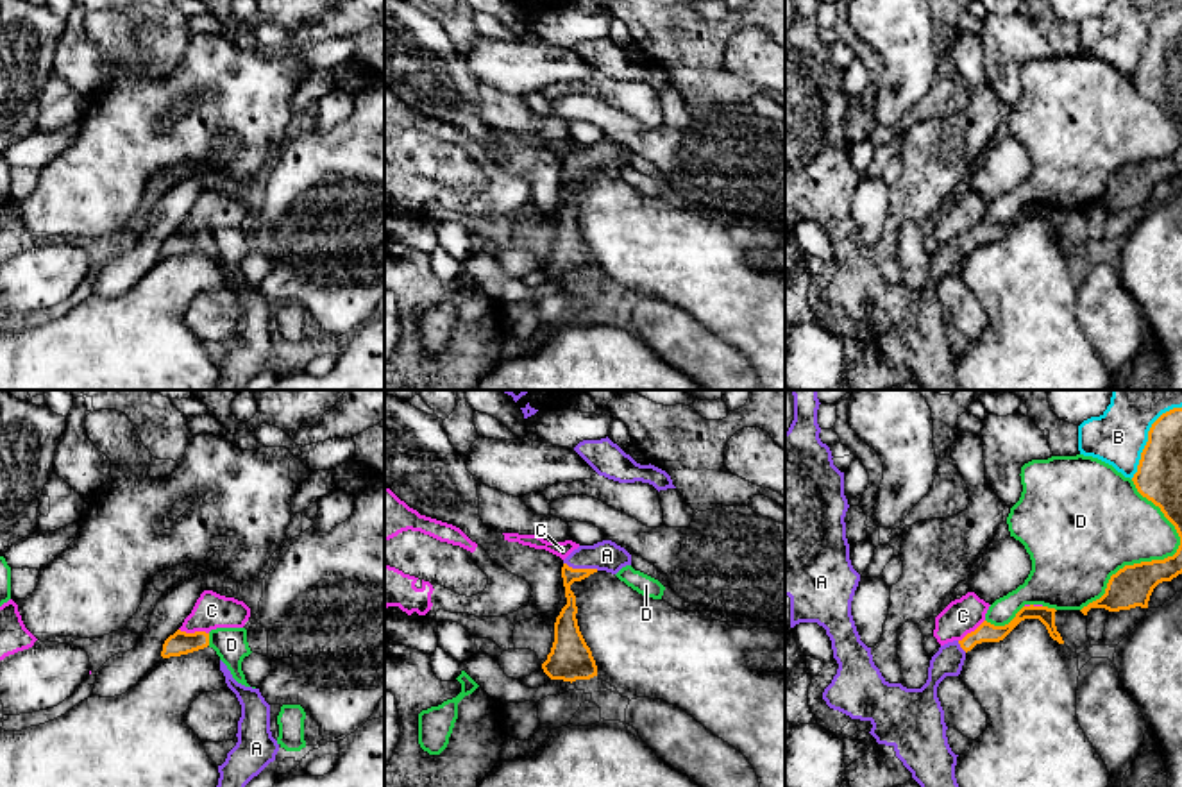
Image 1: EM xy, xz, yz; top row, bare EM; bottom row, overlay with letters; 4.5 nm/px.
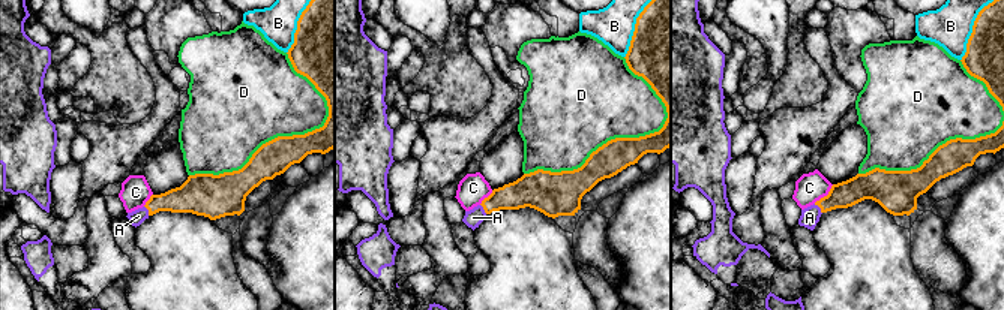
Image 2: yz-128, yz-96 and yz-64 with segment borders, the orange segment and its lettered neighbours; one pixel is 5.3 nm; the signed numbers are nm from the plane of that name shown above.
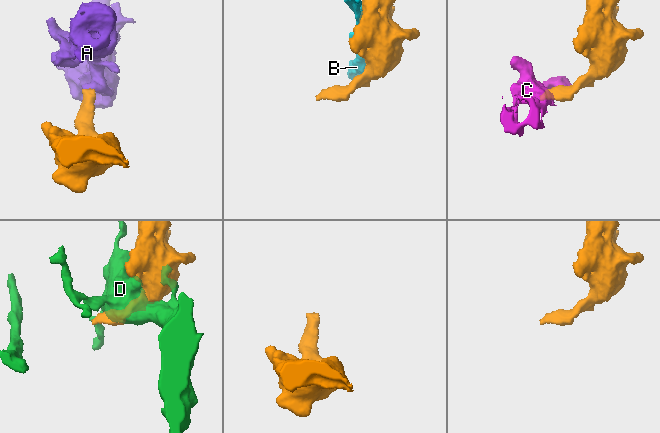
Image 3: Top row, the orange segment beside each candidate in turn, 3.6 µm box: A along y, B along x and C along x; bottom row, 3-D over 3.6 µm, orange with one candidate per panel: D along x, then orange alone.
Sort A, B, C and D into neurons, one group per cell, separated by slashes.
A / B / C / D

